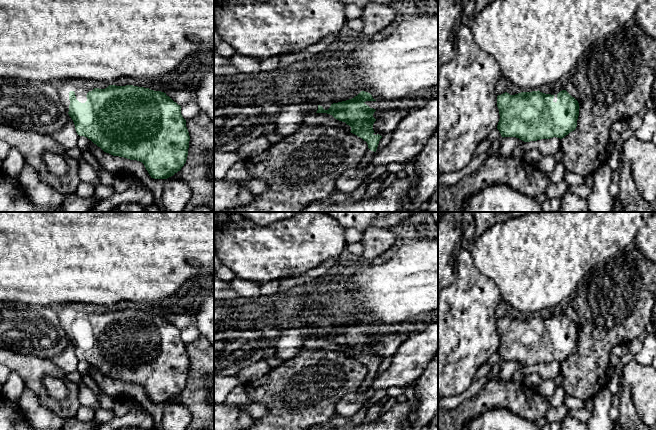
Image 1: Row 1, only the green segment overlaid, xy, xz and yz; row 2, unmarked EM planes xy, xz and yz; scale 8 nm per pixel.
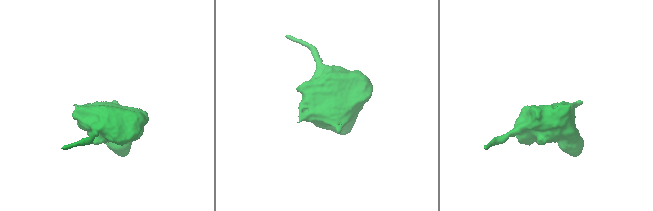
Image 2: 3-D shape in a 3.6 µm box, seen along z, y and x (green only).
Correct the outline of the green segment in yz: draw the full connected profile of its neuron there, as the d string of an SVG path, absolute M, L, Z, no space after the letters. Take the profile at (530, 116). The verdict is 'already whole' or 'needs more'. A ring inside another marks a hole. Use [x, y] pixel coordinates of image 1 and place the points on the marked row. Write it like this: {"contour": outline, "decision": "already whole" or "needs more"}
{"contour": "M558 80L553 85L550 94L538 90L515 95L505 92L497 96L500 115L497 129L503 138L516 137L524 142L553 137L562 139L576 129L580 108L578 101L565 90L564 80Z", "decision": "needs more"}

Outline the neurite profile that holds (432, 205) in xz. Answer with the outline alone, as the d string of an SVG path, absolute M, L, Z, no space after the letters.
M438 188L424 206L423 212L438 212Z

